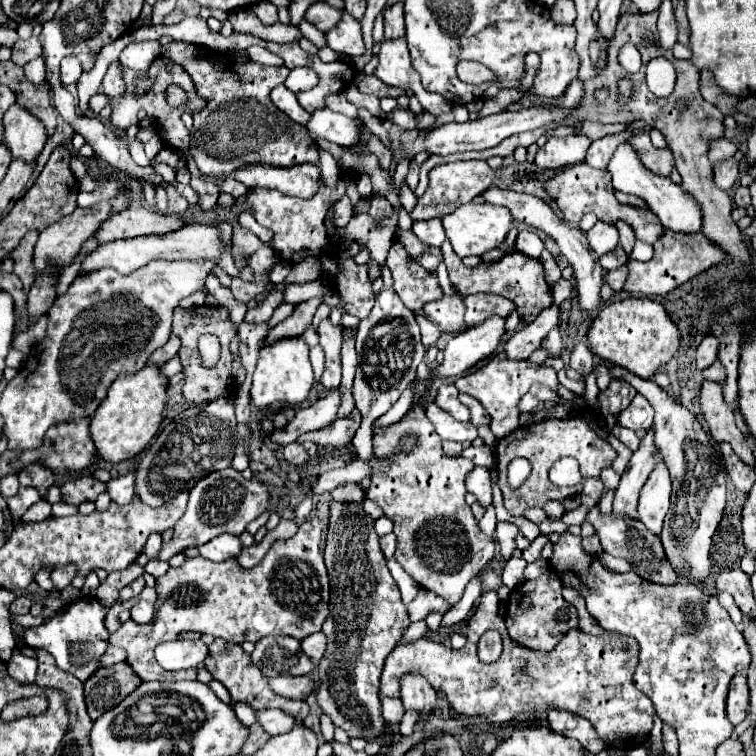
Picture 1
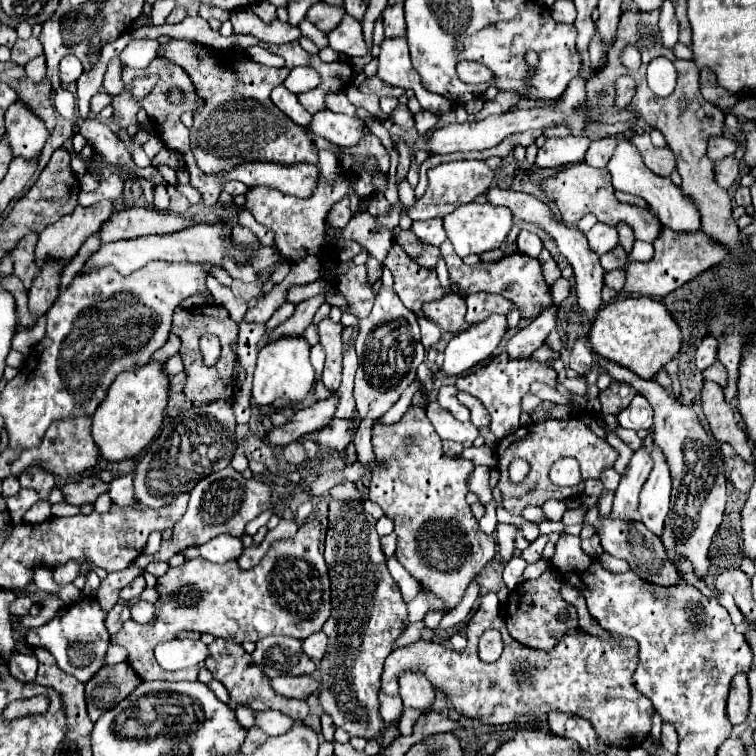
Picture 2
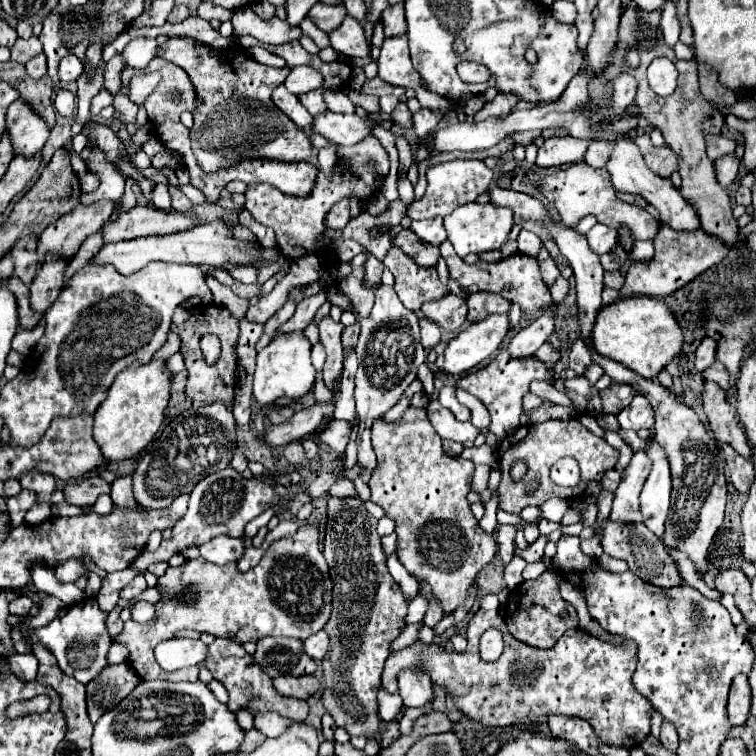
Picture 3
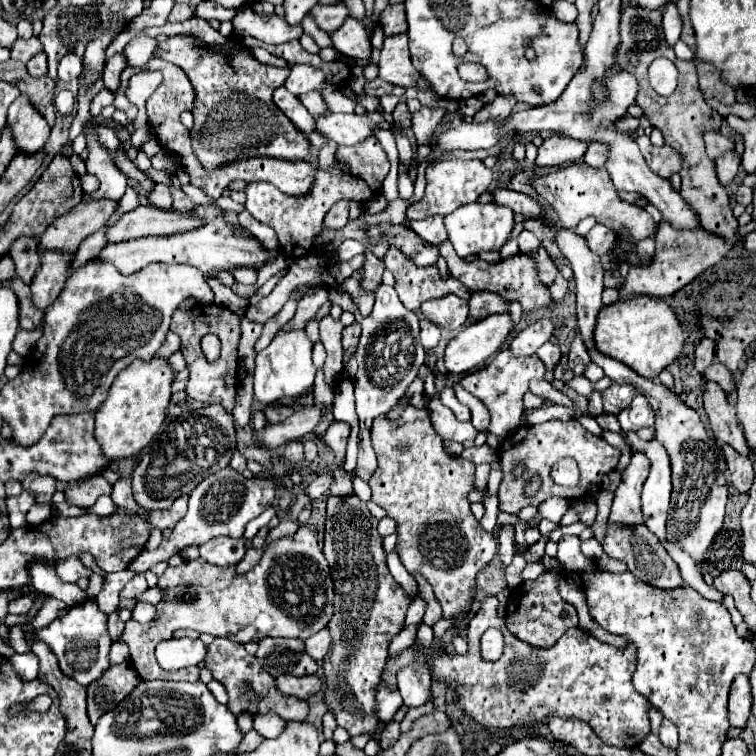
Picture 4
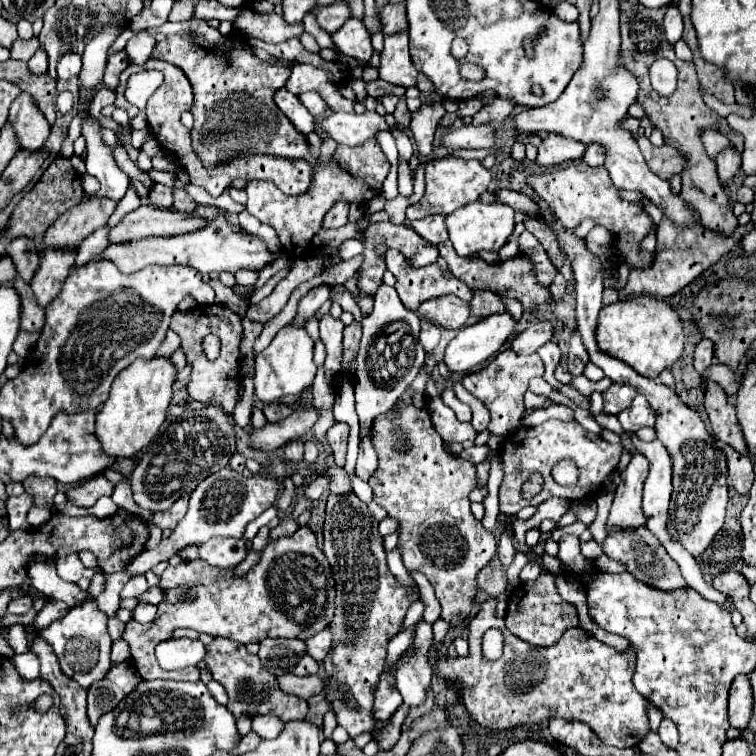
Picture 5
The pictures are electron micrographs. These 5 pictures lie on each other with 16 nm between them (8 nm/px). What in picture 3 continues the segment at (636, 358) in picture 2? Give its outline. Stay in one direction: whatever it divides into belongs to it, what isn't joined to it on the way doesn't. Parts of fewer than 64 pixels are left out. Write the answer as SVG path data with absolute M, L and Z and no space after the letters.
M636 296L624 298L610 306L604 306L598 312L596 326L592 332L594 350L606 358L612 358L642 378L656 378L660 370L664 370L676 356L682 352L684 334L682 328L666 306L664 300L650 298L650 296Z

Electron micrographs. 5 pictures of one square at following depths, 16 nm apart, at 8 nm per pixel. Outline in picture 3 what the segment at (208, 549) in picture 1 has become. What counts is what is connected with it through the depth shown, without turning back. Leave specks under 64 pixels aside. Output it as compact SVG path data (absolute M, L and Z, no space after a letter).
M218 536L208 544L200 546L200 556L212 564L224 566L230 562L238 562L244 554L244 540L232 540L230 536Z

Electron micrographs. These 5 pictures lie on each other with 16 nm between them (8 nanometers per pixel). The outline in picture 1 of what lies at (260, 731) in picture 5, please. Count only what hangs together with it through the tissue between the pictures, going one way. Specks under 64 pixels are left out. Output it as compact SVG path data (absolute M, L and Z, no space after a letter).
M264 710L264 712L256 712L256 722L264 728L266 734L270 736L278 736L284 734L288 730L292 730L294 726L294 718L280 712L280 710Z

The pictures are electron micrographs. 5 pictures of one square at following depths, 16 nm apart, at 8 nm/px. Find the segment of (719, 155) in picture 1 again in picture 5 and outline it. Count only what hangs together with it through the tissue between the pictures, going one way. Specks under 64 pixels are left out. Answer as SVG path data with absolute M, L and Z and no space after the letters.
M702 130L702 142L704 142L706 154L708 154L710 158L718 156L718 152L722 152L724 146L730 146L728 138L722 136L718 130Z

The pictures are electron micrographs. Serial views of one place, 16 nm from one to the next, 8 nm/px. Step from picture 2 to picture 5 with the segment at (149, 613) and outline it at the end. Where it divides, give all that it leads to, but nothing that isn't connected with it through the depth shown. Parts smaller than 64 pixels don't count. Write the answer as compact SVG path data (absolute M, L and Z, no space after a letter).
M140 602L140 604L136 606L136 610L134 610L134 618L136 618L138 622L142 622L142 624L146 624L146 622L152 622L152 620L156 618L156 614L152 616L152 606L154 606L154 604Z

